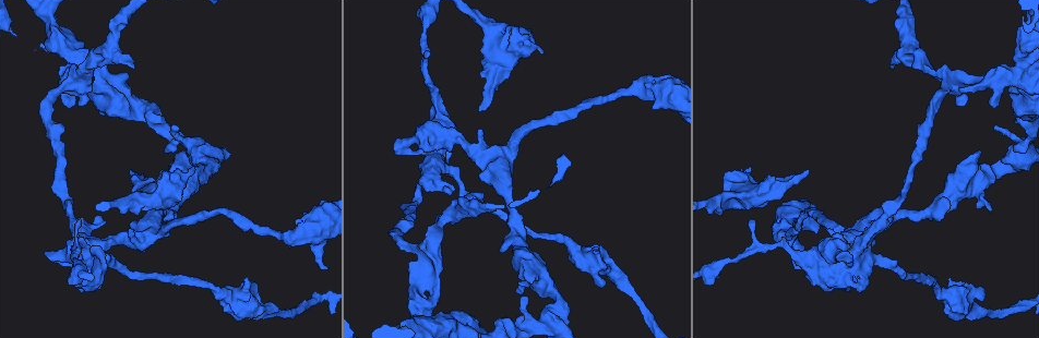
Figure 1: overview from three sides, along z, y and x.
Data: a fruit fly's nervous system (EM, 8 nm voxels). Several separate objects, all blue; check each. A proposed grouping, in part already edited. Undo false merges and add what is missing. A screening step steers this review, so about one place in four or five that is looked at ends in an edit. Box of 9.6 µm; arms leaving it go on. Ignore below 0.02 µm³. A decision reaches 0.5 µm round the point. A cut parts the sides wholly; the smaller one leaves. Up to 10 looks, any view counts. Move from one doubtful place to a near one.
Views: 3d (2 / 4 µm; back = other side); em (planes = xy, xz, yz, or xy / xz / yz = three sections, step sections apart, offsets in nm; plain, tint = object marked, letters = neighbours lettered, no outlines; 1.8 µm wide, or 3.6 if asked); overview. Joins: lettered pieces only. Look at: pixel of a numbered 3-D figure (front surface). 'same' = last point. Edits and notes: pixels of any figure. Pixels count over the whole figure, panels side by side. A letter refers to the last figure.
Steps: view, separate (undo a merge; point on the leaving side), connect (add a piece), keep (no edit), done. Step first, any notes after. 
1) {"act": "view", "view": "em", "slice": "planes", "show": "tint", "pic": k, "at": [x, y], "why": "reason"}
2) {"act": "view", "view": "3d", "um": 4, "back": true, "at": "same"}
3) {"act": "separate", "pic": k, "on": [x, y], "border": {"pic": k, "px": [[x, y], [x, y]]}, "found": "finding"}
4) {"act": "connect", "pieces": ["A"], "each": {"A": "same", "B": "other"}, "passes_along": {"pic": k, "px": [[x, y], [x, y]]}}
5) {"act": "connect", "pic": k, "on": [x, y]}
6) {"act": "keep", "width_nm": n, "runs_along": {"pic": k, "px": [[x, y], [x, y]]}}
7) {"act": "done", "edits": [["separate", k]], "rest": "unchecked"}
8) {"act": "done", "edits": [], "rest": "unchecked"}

{"act": "view", "view": "em", "slice": "xy", "step": 4, "show": "letters", "pic": 1, "at": [858, 291], "why": "free end"}

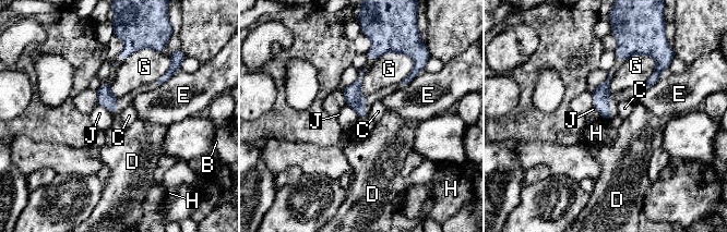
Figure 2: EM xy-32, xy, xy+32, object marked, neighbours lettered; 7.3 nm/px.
{"act": "keep", "each": {"B": "other", "C": "other", "D": "other", "E": "other", "G": "other", "H": "other", "J": "other"}, "border": {"pic": 2, "px": [[117, 112], [114, 114]]}, "found": "no lettered piece goes on from it"}

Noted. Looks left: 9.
{"act": "view", "view": "em", "um": 3.6, "slice": "planes", "show": "letters", "pic": 1, "at": [956, 302], "why": "arms part here"}

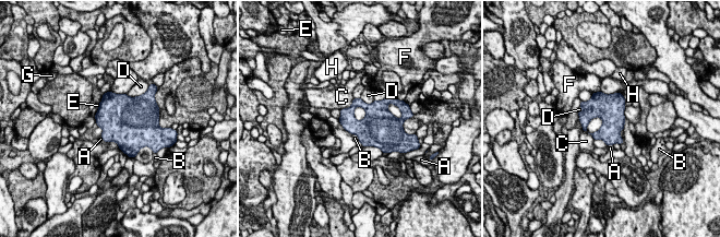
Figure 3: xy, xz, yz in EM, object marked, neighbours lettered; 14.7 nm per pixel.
{"act": "keep", "width_nm": 360, "each": {"A": "other", "B": "other", "C": "other", "D": "other", "E": "other", "F": "other", "G": "other", "H": "other"}, "border": {"pic": 3, "px": [[352, 133], [359, 140]]}, "found": "one neuron here"}

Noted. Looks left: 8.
{"act": "view", "view": "em", "slice": "xz", "step": 4, "show": "tint", "pic": 1, "at": [417, 199], "why": "touches itself"}

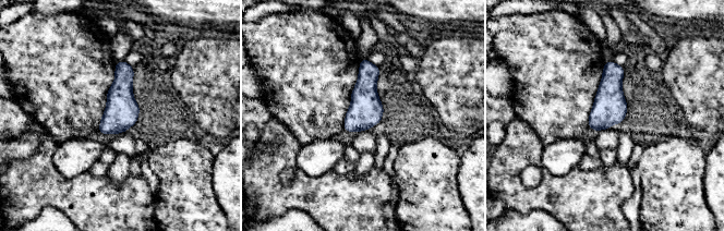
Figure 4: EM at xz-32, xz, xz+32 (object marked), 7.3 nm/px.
{"act": "view", "view": "em", "slice": "xy", "step": 8, "show": "tint", "at": "same", "why": "another direction"}

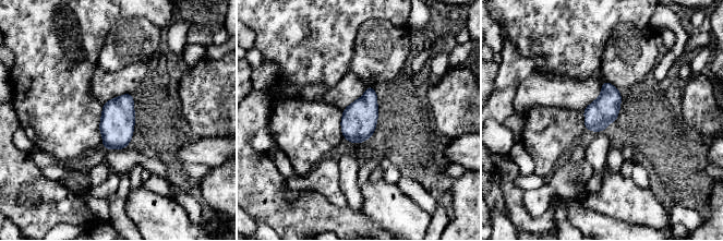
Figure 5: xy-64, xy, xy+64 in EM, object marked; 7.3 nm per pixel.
{"act": "view", "view": "em", "slice": "xy", "step": 8, "show": "letters", "at": "same"}

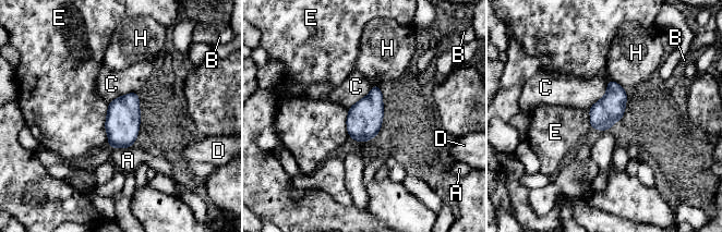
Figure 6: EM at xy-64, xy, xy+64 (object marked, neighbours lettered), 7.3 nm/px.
{"act": "keep", "each": {"A": "other", "B": "other", "C": "other", "D": "other", "E": "other", "H": "other"}, "found": "continuous, no second neuron"}

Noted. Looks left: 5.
{"act": "view", "view": "em", "slice": "yz", "step": 8, "show": "letters", "pic": 1, "at": [542, 54], "why": "free end"}

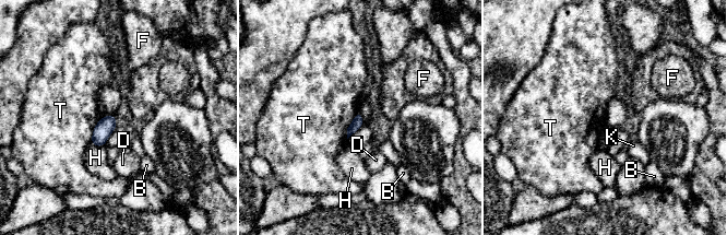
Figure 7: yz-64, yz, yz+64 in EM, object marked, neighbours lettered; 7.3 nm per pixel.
{"act": "keep", "each": {"B": "other", "D": "other", "F": "other", "H": "other", "K": "other", "T": "other"}, "border": {"pic": 7, "px": [[358, 110], [347, 128], [347, 139]]}, "found": "no lettered piece goes on from it"}

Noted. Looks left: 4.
{"act": "view", "view": "em", "slice": "planes", "show": "plain", "pic": 1, "at": [130, 169], "why": "branch stops here"}

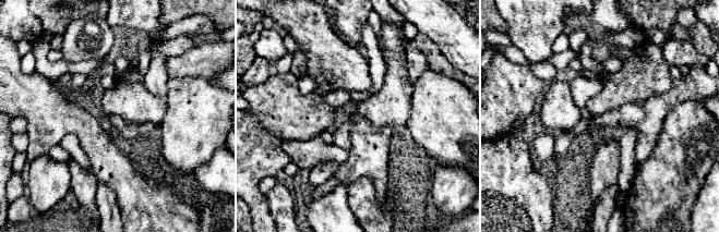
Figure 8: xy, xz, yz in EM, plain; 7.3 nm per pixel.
{"act": "view", "view": "em", "slice": "planes", "show": "letters", "at": "same", "why": "what lies round it"}

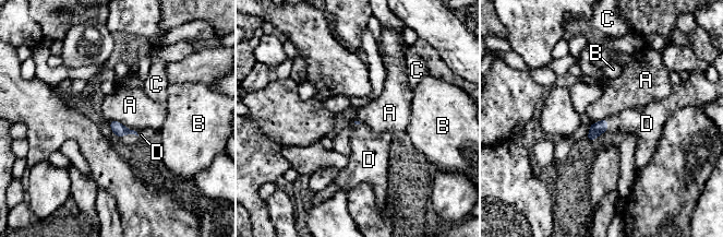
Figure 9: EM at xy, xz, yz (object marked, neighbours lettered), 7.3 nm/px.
{"act": "connect", "pieces": ["D"], "each": {"A": "other", "B": "other", "C": "other", "D": "same"}, "passes_along": {"pic": 9, "px": [[595, 129], [607, 125], [641, 122]]}, "found": "the neuron continues"}

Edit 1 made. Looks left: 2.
{"act": "done", "edits": [["connect", 9]], "rest": "unchecked"}

